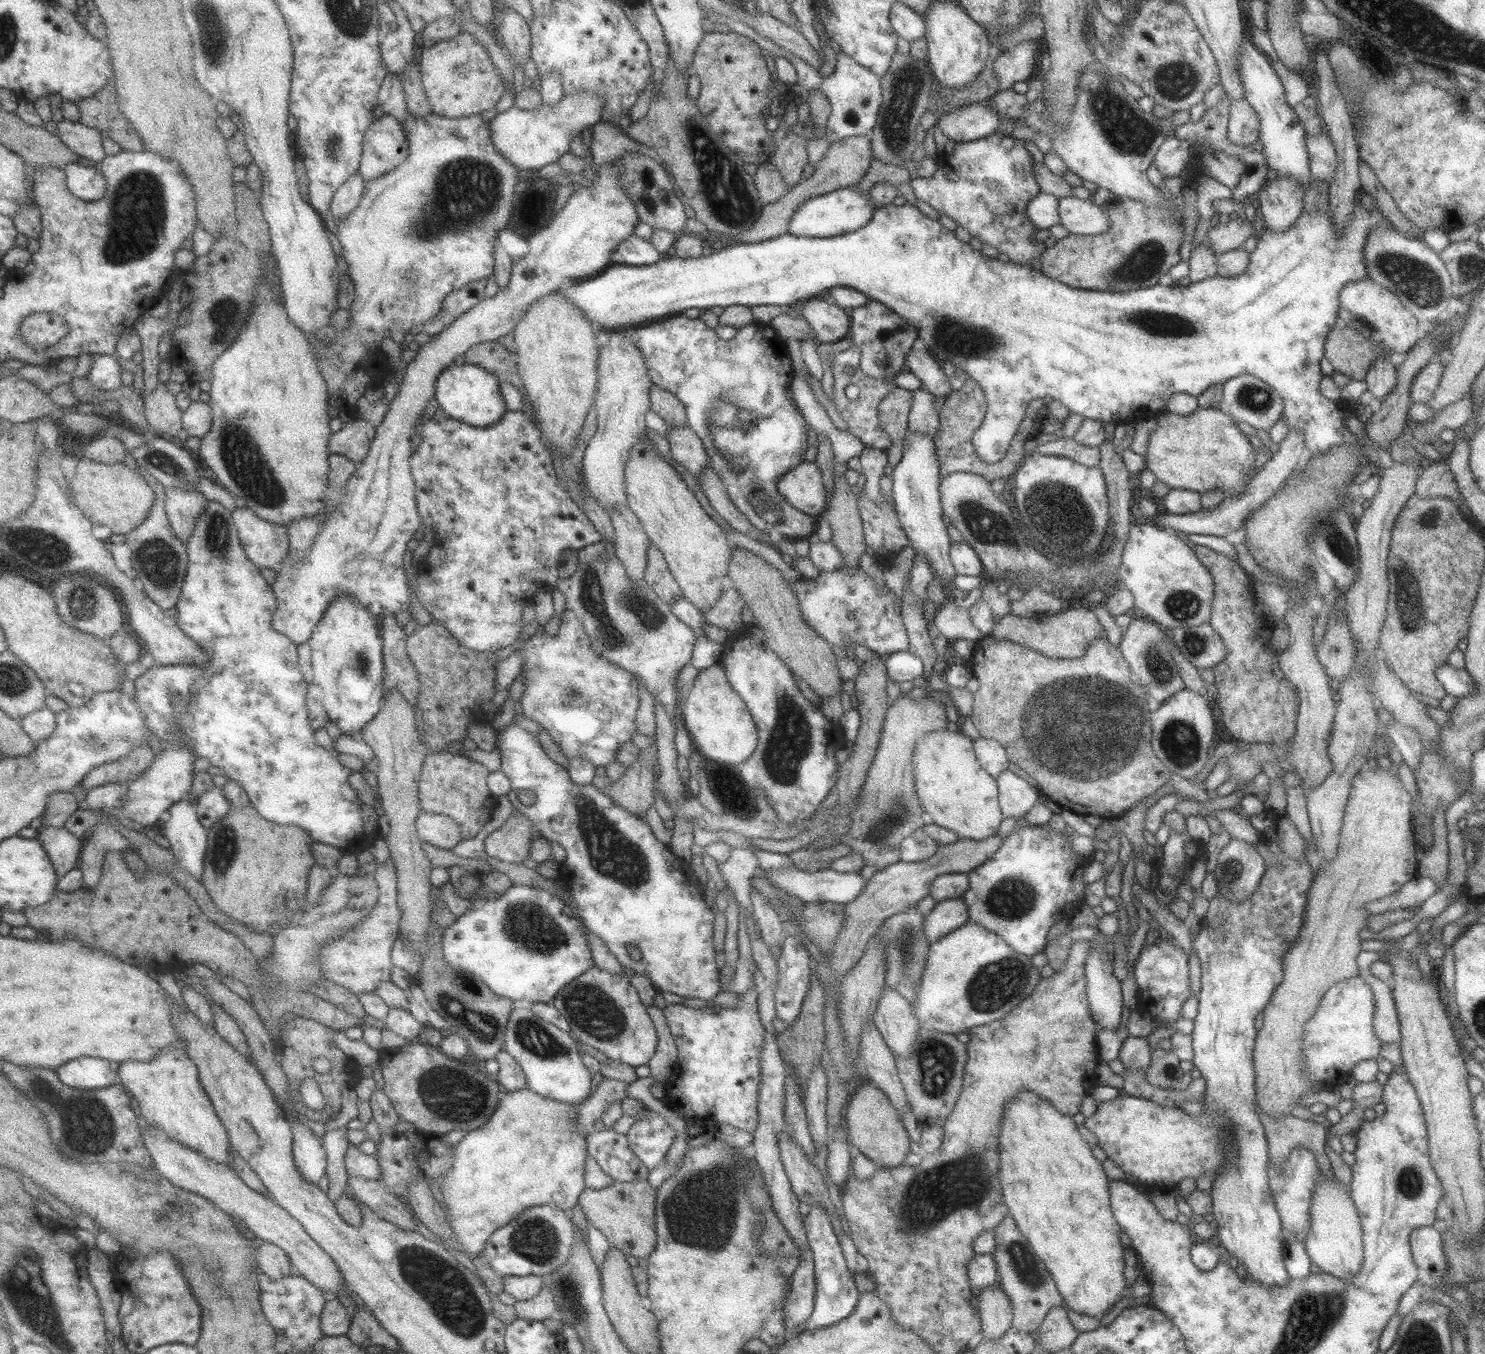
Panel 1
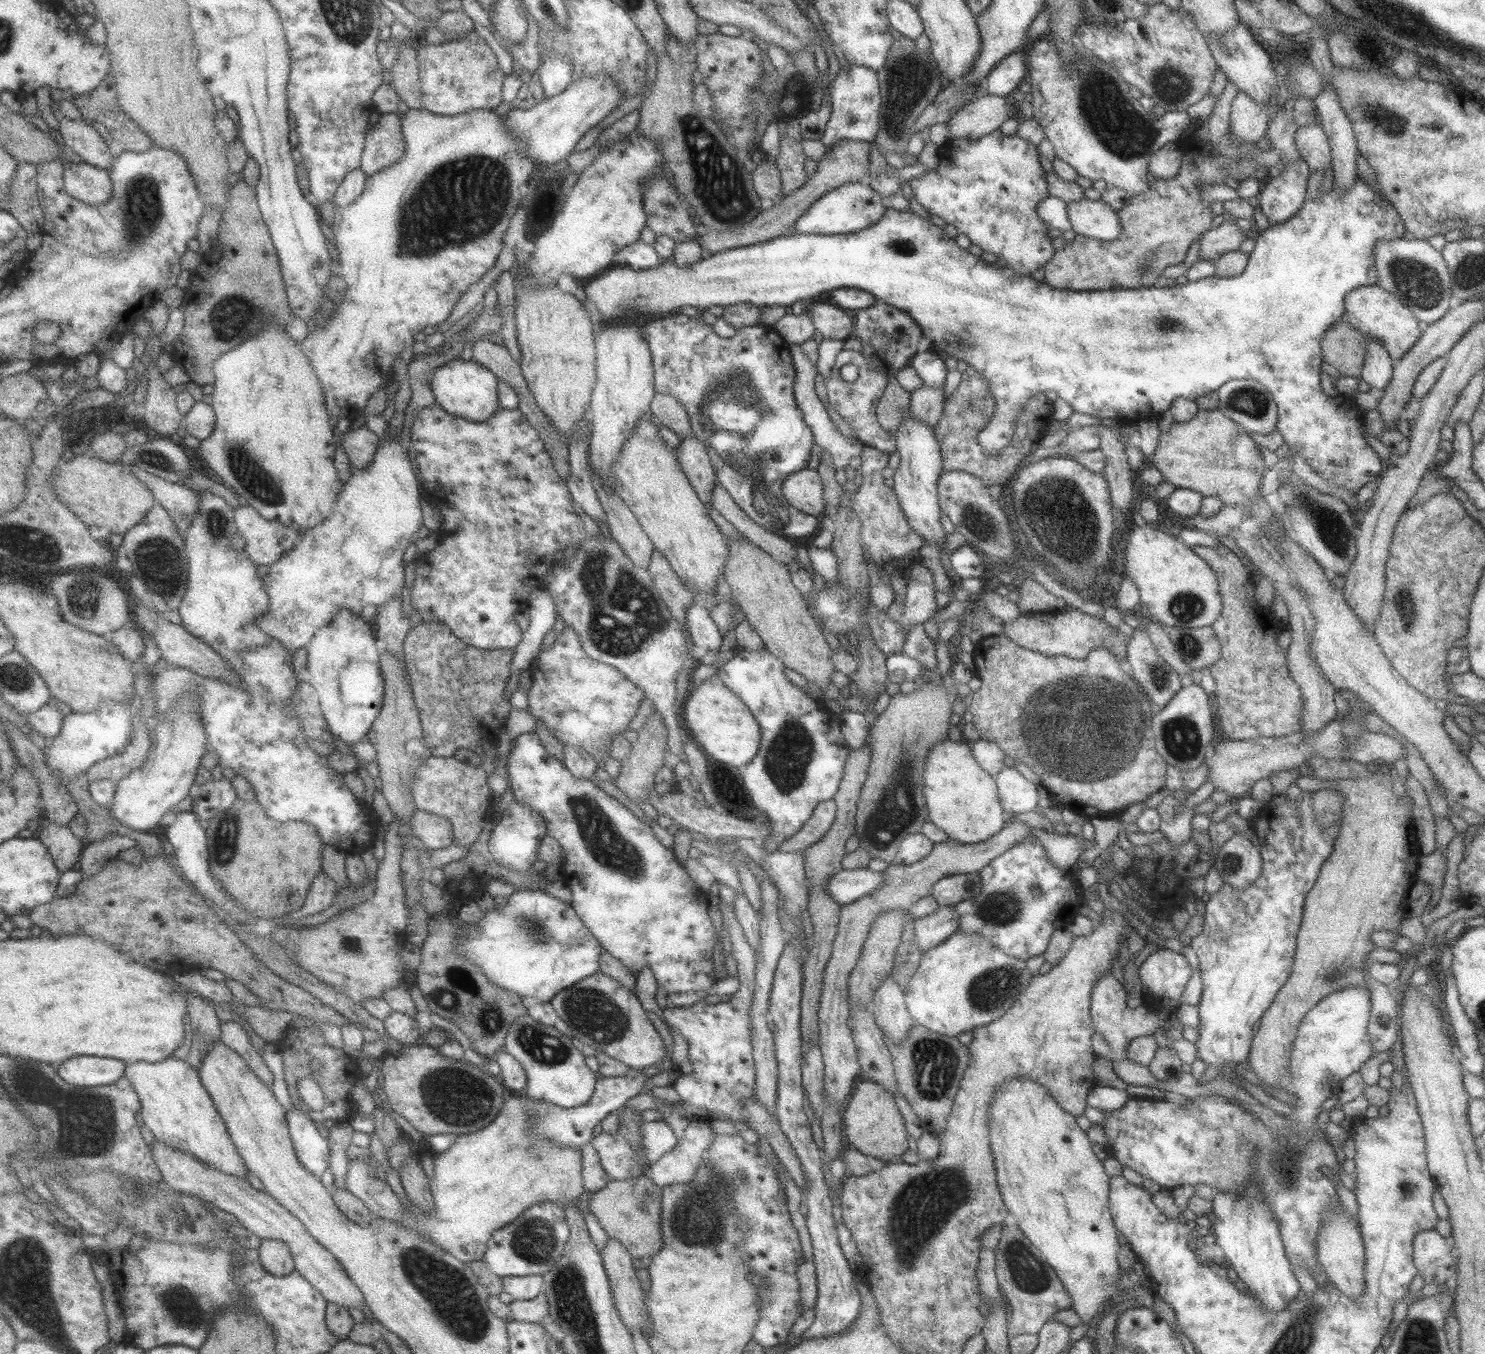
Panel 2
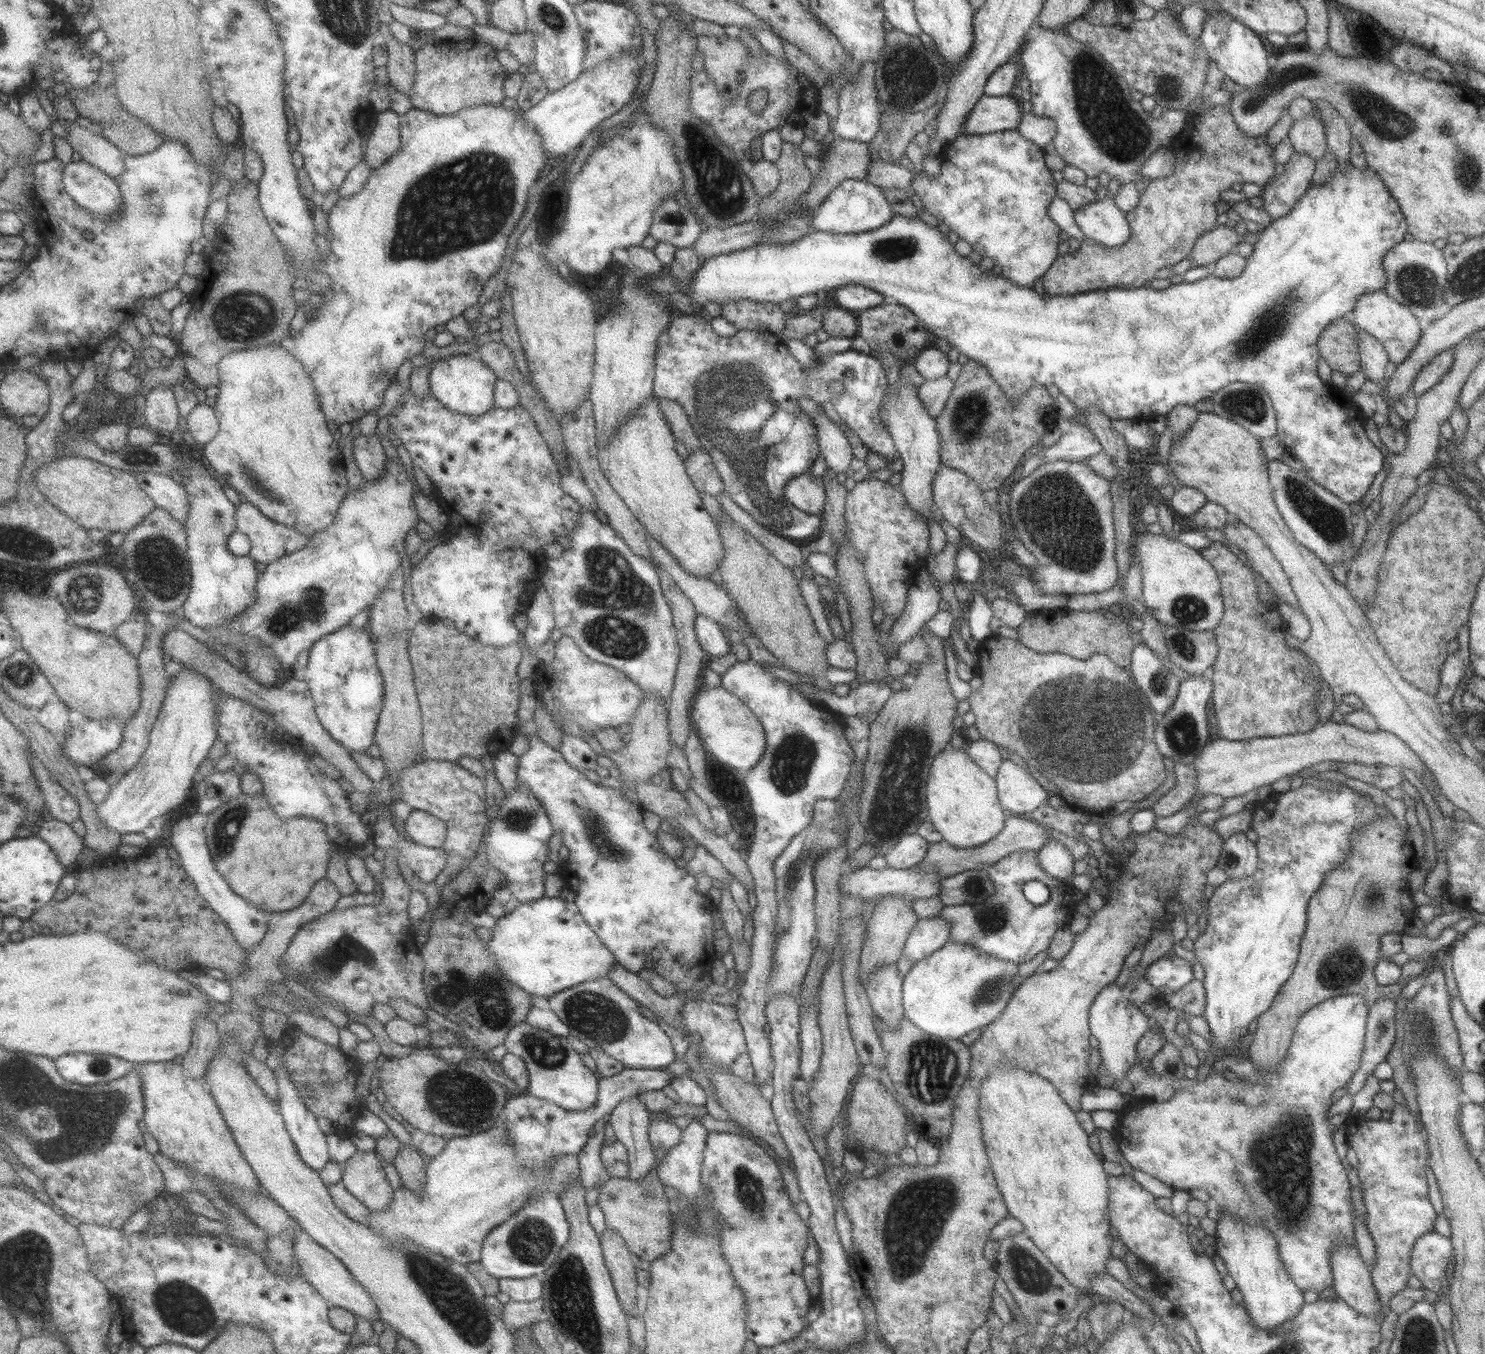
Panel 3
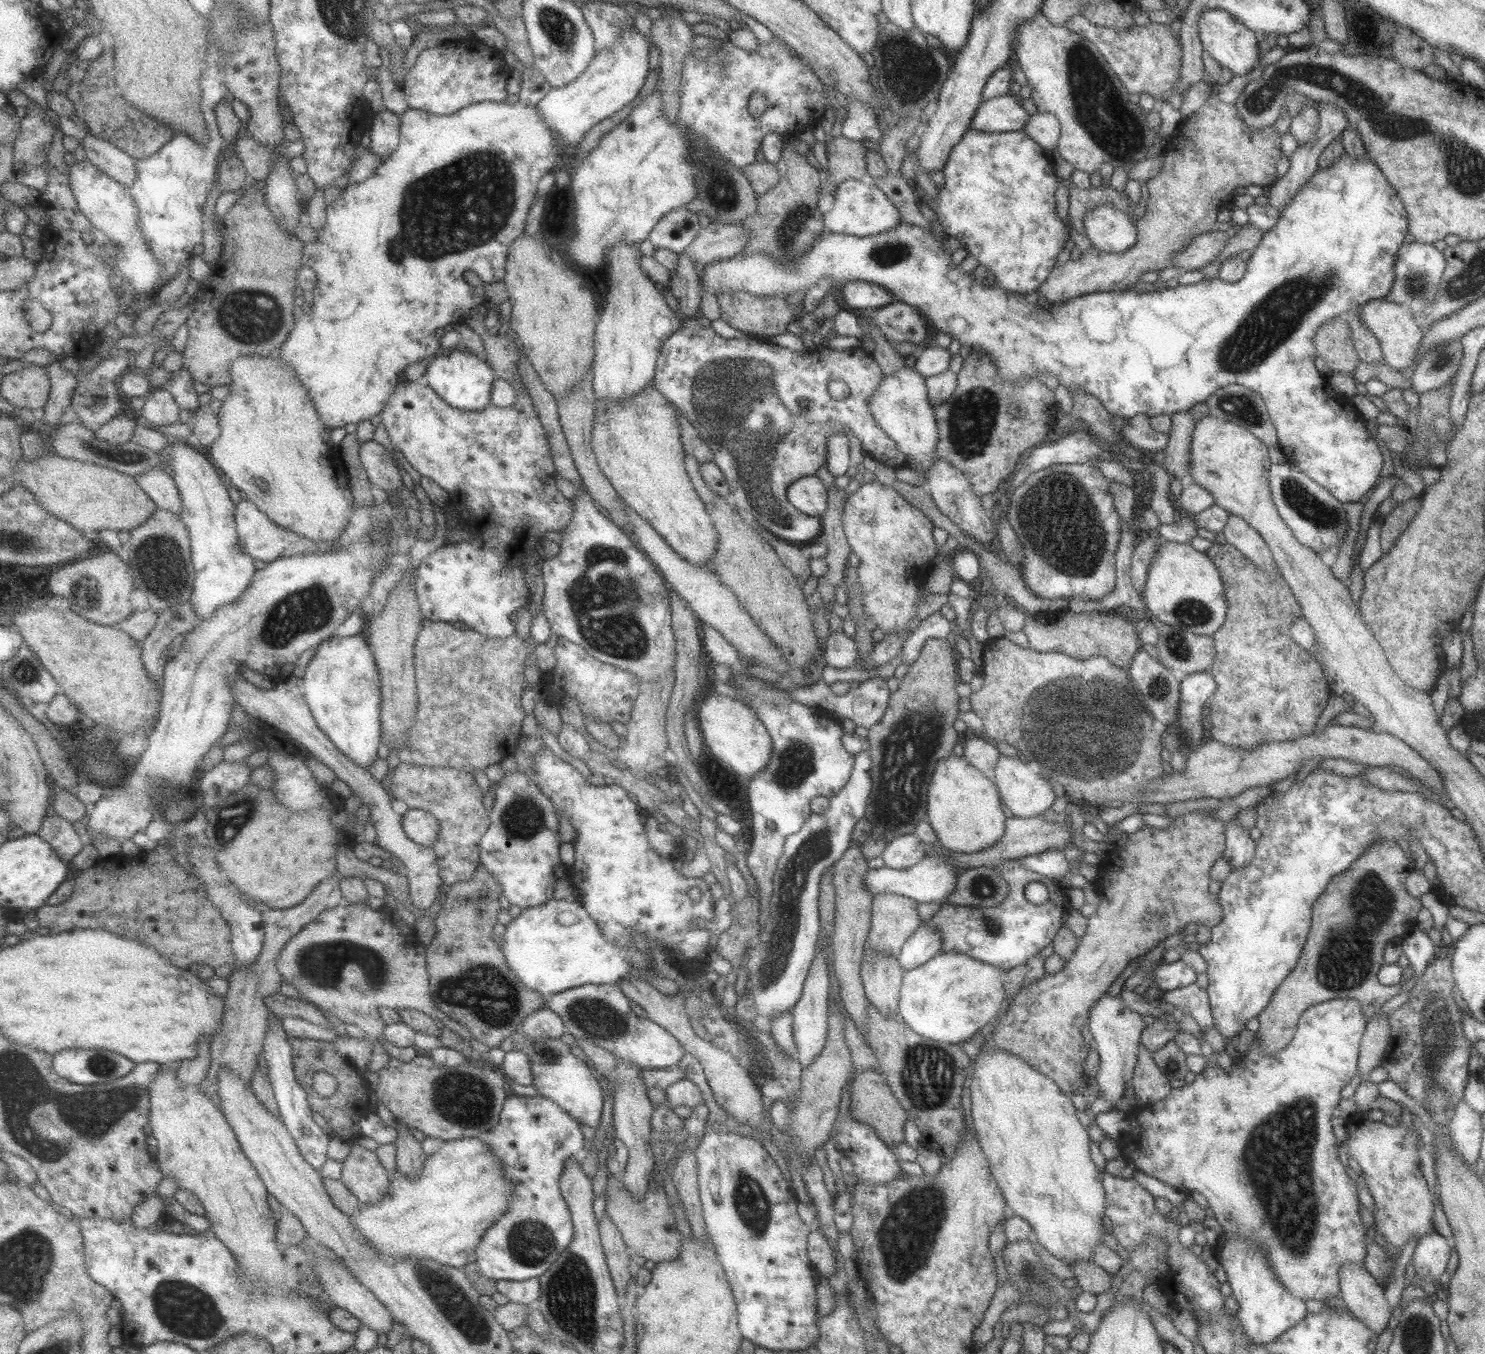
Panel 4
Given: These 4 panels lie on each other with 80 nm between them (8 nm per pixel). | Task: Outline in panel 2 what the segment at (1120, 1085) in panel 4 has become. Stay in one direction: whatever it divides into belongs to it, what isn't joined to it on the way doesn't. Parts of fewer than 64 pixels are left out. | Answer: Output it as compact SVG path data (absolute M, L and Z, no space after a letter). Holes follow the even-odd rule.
M1105 973L1097 977L1089 993L1091 1022L1095 1032L1103 1035L1103 1038L1105 1038L1109 1048L1112 1050L1112 1058L1109 1058L1111 1061L1126 1058L1124 1050L1131 1039L1139 1036L1149 1036L1155 1032L1156 1028L1163 1029L1163 1026L1165 1026L1165 1022L1159 1018L1159 1015L1154 1013L1154 1010L1150 1010L1144 1004L1136 1008L1129 1008L1125 1005L1125 999L1124 987L1111 973Z

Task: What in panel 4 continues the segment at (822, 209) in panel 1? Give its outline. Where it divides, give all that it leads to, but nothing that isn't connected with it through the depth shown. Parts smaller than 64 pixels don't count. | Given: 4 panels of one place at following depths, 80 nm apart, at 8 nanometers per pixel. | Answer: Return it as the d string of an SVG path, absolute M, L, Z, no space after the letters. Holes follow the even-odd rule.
M846 179L837 185L833 198L833 206L823 214L823 229L835 234L849 236L875 236L897 228L901 217L895 206L885 197L885 194L875 186L865 186L859 180Z

